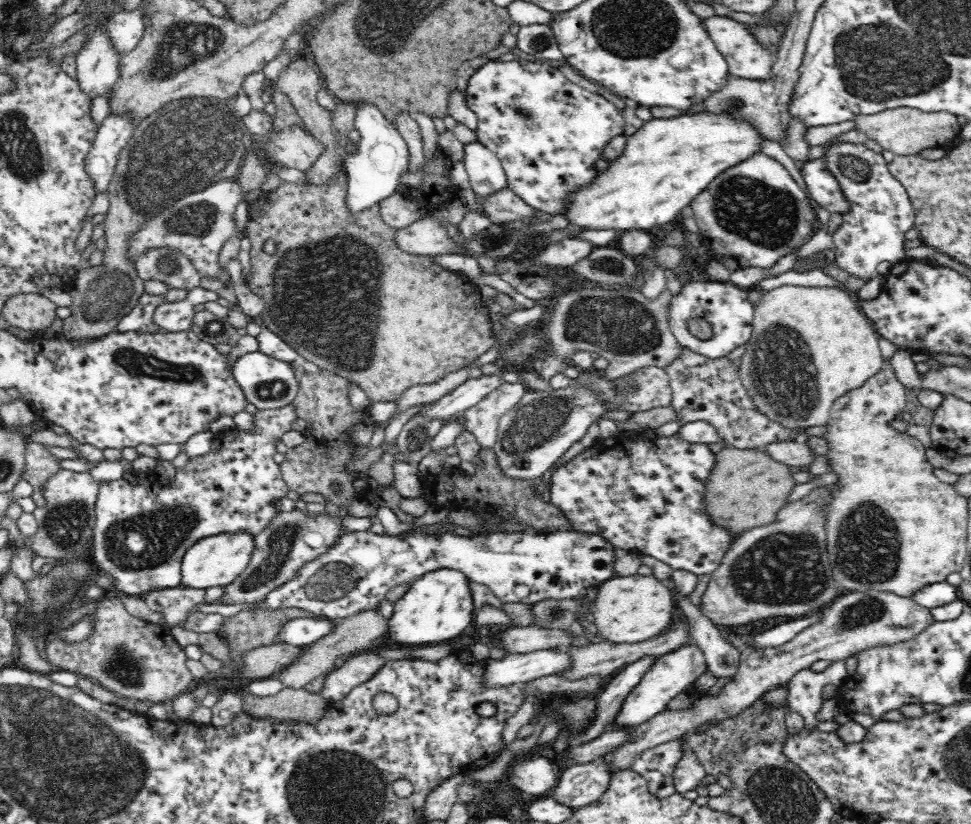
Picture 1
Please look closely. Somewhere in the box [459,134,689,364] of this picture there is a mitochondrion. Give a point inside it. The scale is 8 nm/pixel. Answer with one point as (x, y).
(621, 326)

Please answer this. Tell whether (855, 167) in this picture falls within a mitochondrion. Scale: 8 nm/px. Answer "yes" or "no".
yes

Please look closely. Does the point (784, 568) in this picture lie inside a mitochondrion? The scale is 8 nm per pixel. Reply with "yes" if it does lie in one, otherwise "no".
yes

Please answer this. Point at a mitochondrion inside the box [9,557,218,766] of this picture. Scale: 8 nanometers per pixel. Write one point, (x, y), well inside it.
(64, 585)

